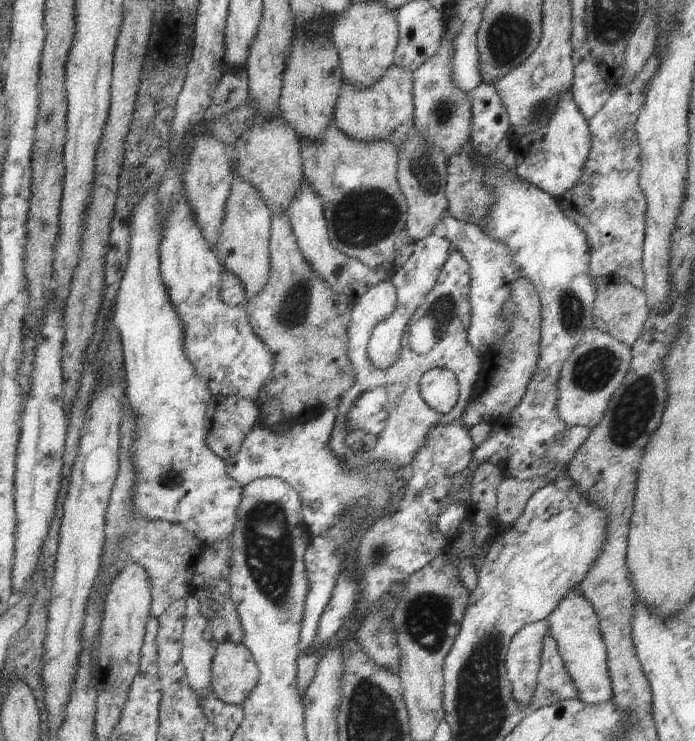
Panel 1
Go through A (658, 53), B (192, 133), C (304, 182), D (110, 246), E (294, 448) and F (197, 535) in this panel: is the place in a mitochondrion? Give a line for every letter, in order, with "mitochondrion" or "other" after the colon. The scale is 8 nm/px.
A: other
B: other
C: other
D: other
E: other
F: other

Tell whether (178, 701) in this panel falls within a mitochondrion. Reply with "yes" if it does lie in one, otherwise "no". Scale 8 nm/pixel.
no

